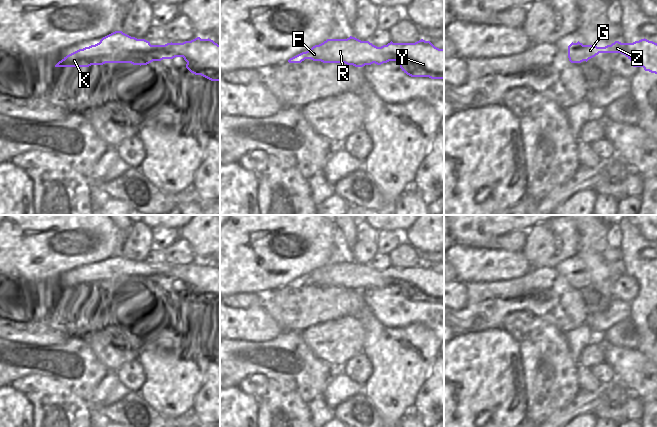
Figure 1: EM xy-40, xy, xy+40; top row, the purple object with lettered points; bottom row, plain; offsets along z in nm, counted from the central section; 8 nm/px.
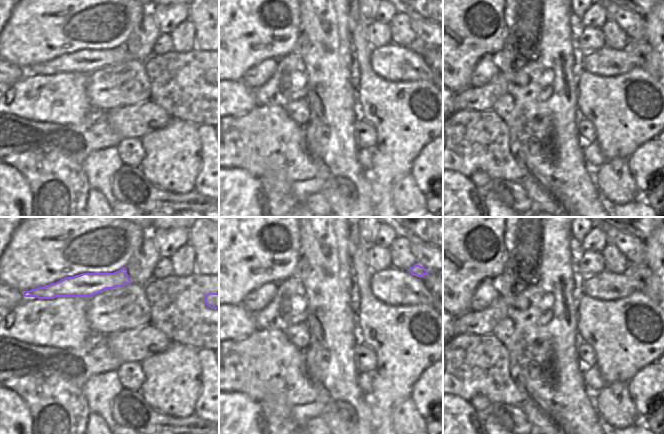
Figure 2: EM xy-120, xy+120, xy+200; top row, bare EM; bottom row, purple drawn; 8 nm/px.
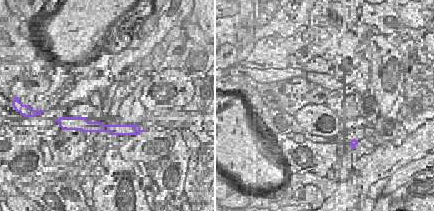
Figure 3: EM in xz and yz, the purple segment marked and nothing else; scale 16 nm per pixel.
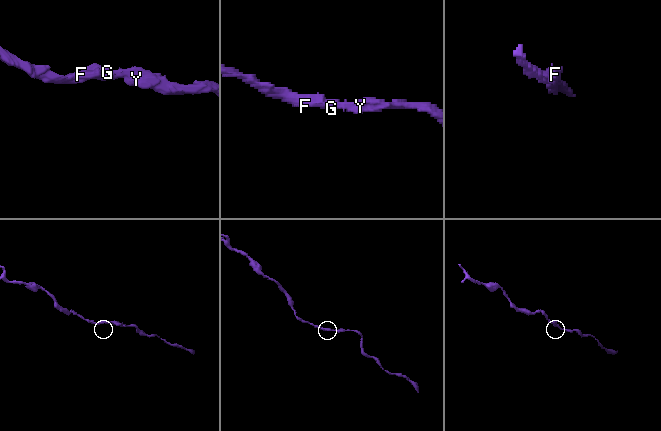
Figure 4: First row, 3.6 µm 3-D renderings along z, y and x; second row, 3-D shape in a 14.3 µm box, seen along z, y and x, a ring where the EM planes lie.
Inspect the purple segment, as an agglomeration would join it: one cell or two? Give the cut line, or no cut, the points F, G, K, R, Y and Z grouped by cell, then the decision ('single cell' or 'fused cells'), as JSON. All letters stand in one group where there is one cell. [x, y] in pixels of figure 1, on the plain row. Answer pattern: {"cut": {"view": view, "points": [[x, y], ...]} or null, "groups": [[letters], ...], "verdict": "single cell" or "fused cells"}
{"cut": null, "groups": [["F", "G", "K", "R", "Y", "Z"]], "verdict": "single cell"}

